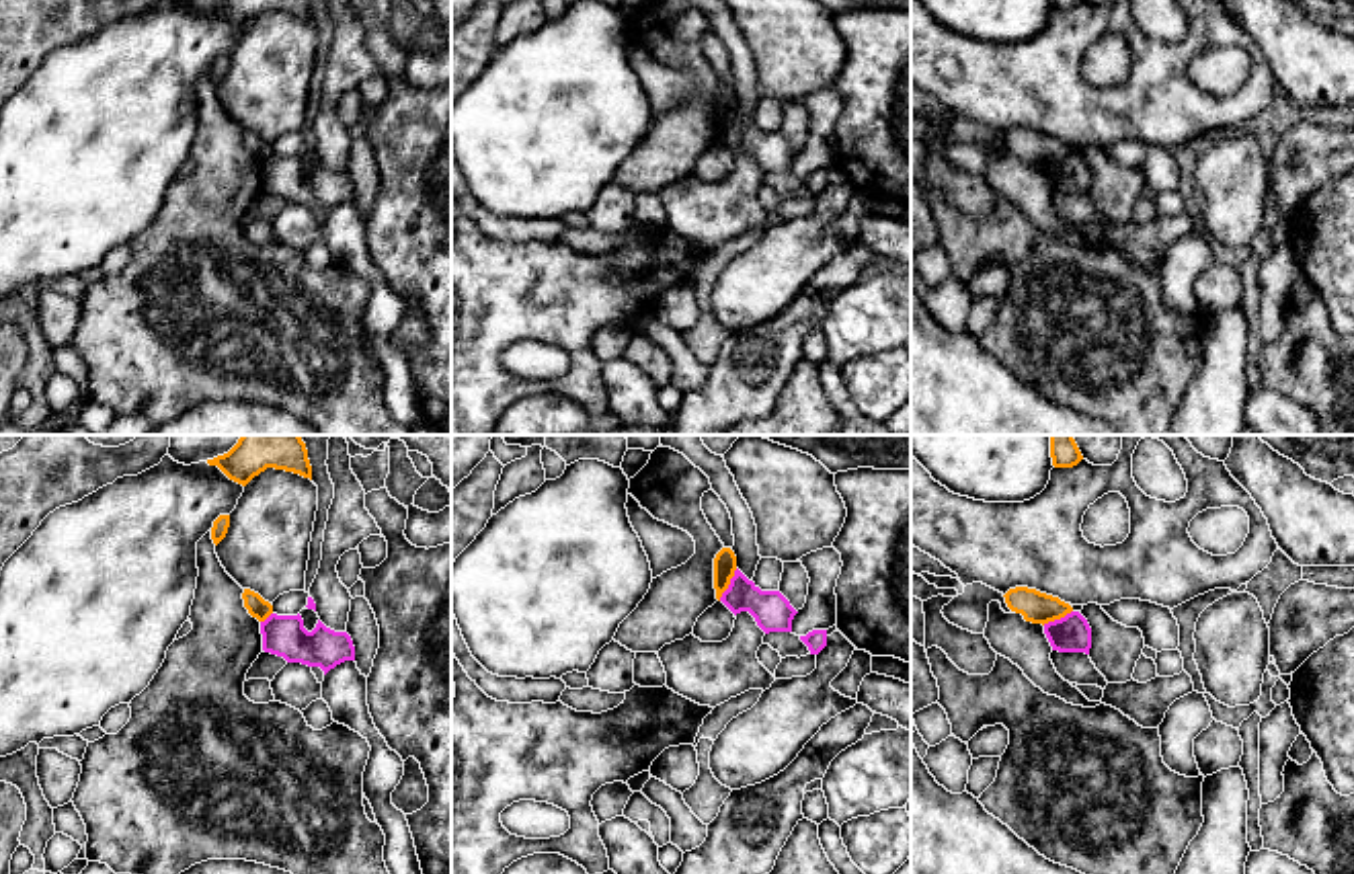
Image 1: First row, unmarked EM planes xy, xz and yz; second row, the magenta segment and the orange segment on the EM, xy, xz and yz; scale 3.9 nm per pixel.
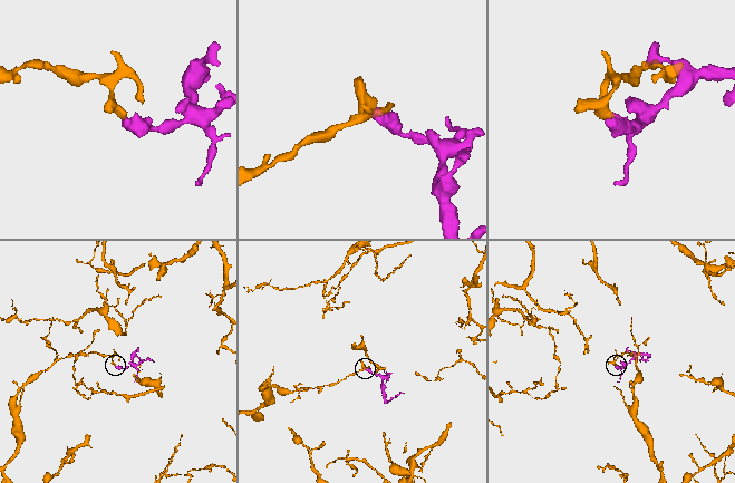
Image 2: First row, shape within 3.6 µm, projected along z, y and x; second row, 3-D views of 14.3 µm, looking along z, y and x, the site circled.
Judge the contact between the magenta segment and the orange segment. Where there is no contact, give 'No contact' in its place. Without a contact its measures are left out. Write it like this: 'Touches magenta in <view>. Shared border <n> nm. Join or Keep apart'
Touches magenta in xz. Shared border 150 nm. Keep apart

